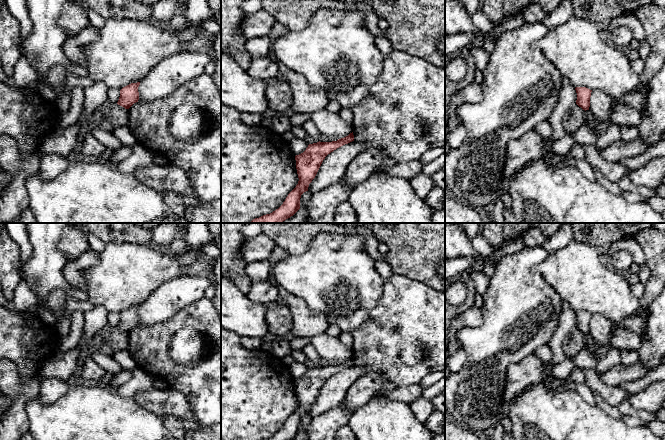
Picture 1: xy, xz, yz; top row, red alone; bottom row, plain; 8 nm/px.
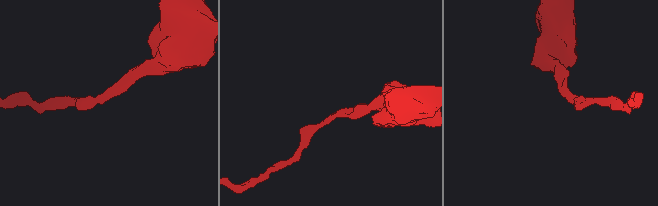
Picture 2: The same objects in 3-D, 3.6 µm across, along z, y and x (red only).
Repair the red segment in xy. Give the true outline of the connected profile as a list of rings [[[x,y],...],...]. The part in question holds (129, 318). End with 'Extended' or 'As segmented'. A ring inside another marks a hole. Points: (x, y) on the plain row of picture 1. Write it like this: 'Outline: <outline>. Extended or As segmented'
Outline: [[[140,306],[131,307],[120,314],[120,321],[117,326],[118,329],[129,333],[134,327],[139,324],[138,311]]]. As segmented

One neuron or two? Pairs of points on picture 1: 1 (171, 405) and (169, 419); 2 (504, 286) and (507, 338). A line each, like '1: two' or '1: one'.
1: two
2: one

